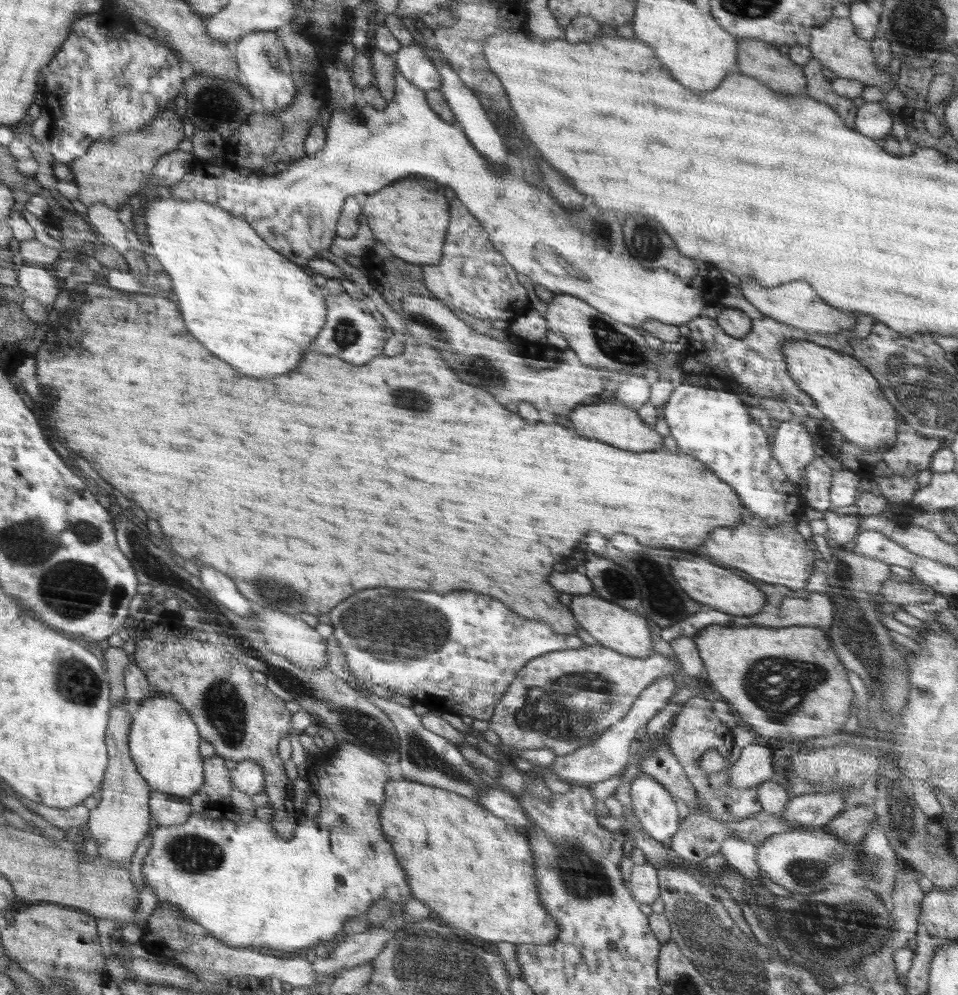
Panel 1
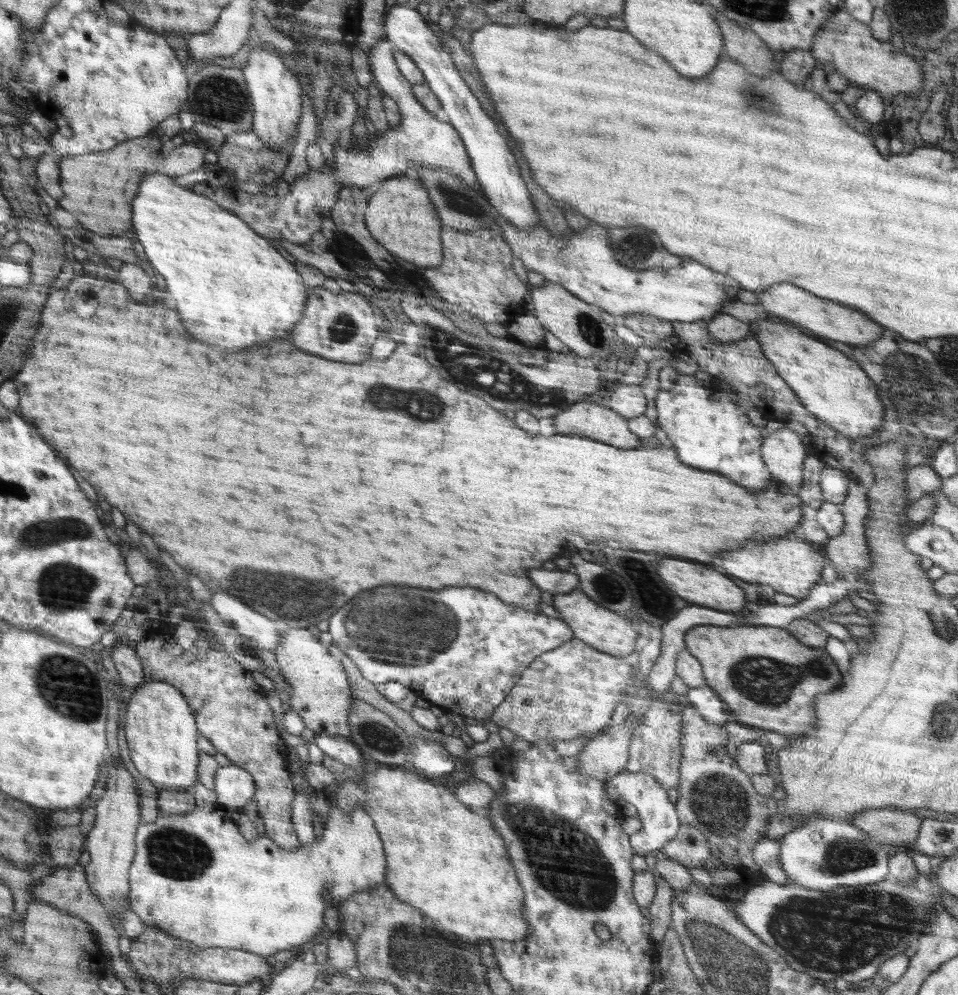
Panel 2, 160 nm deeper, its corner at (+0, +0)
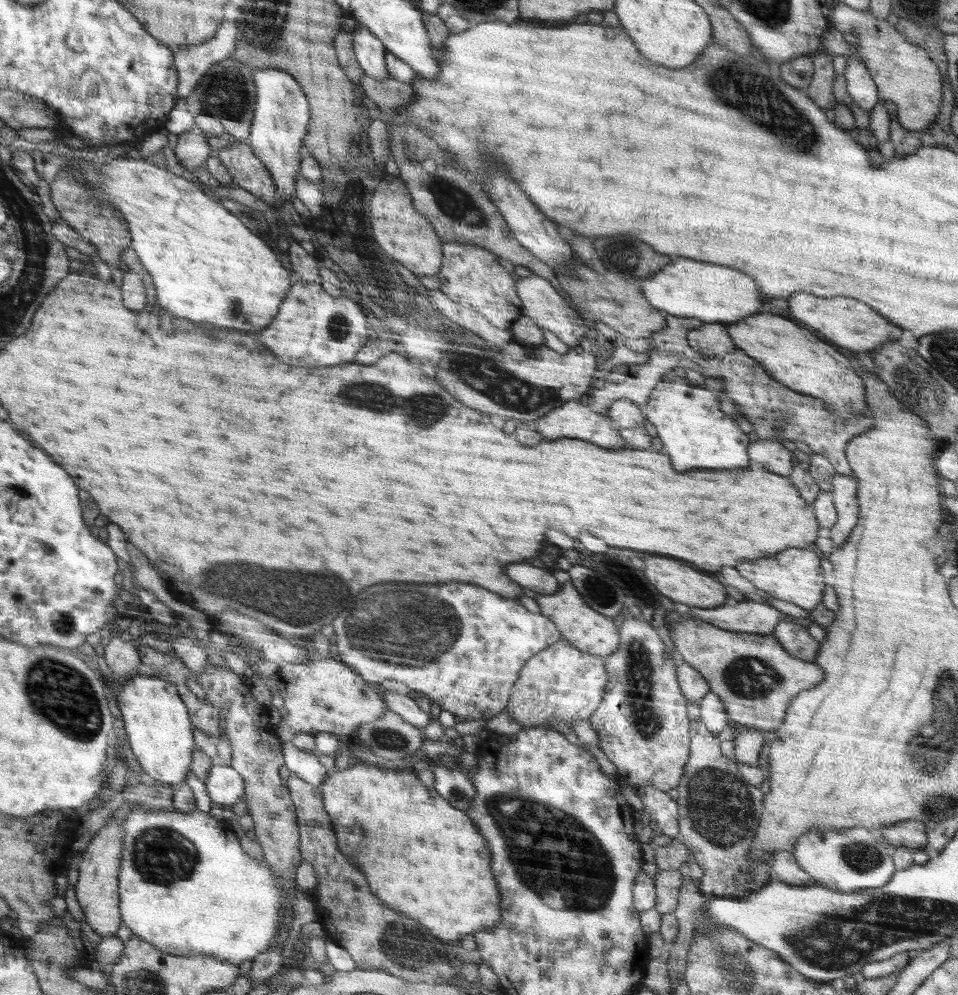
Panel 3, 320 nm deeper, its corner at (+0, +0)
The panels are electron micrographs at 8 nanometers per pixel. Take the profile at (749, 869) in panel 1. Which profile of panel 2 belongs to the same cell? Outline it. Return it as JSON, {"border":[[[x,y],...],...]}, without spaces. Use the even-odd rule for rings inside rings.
{"border":[[[763,839],[753,849],[753,859],[768,881],[787,885],[786,872],[779,861],[780,843],[778,840]]]}

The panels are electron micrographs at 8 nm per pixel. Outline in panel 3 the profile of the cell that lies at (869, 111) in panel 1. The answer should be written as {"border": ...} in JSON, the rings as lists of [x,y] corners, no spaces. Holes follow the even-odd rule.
{"border":[[[852,48],[852,54],[847,58],[843,75],[847,82],[847,91],[850,98],[862,110],[872,110],[878,104],[877,86],[854,48]]]}

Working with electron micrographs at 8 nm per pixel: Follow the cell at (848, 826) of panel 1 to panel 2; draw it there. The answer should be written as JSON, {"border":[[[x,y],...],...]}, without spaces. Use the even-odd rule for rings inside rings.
{"border":[[[892,808],[862,811],[846,822],[865,832],[878,845],[909,848],[916,841],[922,825],[922,819],[911,811],[897,811]]]}

